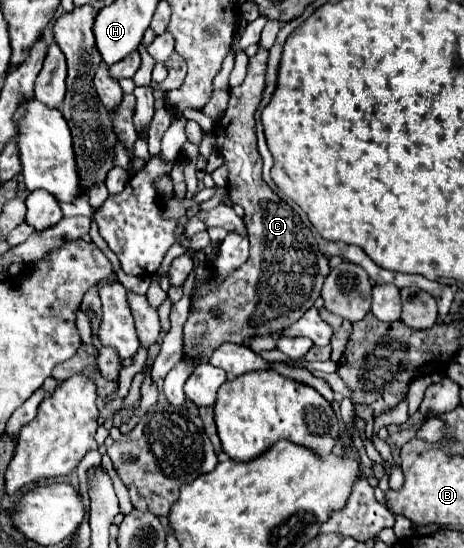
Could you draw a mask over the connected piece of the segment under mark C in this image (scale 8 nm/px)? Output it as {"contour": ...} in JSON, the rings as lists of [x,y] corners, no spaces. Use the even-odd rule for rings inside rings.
{"contour":[[[259,48],[257,54],[253,58],[249,58],[249,66],[247,66],[247,78],[241,86],[231,88],[231,98],[229,98],[229,106],[223,114],[221,120],[215,122],[213,126],[213,134],[217,138],[217,150],[225,160],[225,166],[229,168],[229,200],[233,204],[239,204],[245,208],[245,226],[247,226],[247,234],[249,234],[249,242],[251,242],[251,250],[249,250],[249,260],[239,266],[239,270],[235,270],[235,274],[229,274],[227,278],[223,278],[223,282],[219,284],[219,290],[213,290],[211,294],[207,294],[207,298],[203,298],[203,302],[199,302],[199,306],[195,306],[195,310],[189,310],[189,318],[185,322],[185,350],[189,352],[199,352],[201,360],[209,360],[209,356],[213,354],[213,350],[217,346],[221,346],[223,342],[235,342],[235,344],[243,344],[245,338],[249,336],[261,336],[261,334],[279,334],[281,330],[285,330],[287,326],[295,324],[315,302],[315,298],[319,298],[323,280],[329,274],[329,262],[327,258],[319,252],[317,242],[311,234],[311,230],[301,222],[301,218],[297,216],[297,212],[285,204],[263,180],[261,176],[261,156],[257,152],[257,134],[255,134],[255,110],[263,98],[263,90],[265,90],[265,74],[267,74],[267,58],[269,52]],[[217,306],[221,310],[219,318],[211,316],[211,308]]]}

